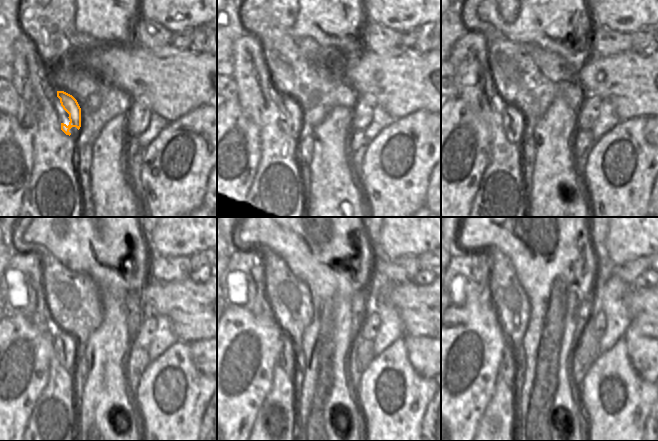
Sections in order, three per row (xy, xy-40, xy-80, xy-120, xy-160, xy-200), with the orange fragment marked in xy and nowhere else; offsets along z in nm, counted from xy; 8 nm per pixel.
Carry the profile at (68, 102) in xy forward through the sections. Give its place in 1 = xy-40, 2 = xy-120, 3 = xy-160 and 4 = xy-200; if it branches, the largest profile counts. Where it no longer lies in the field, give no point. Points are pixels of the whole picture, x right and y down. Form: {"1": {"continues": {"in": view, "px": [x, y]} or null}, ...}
{"1": {"continues": {"in": "xy-40", "px": [292, 105]}}, "2": {"continues": {"in": "xy-120", "px": [68, 362]}}, "3": {"continues": {"in": "xy-160", "px": [289, 364]}}, "4": {"continues": {"in": "xy-200", "px": [508, 368]}}}

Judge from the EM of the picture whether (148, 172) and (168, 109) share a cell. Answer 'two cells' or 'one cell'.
two cells

